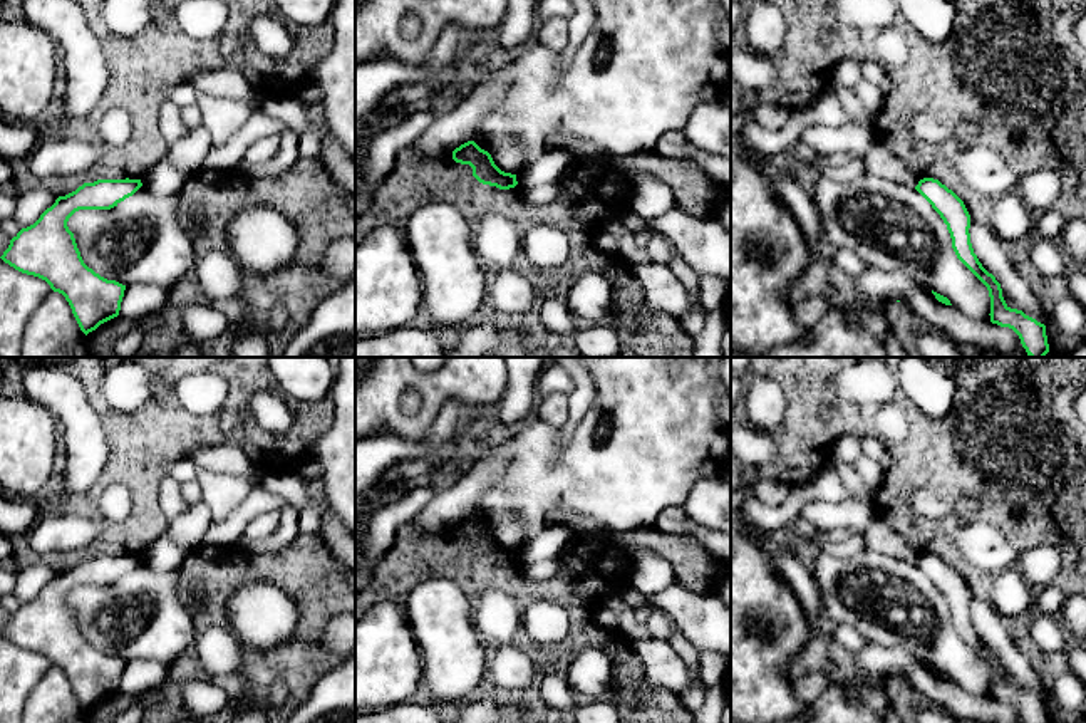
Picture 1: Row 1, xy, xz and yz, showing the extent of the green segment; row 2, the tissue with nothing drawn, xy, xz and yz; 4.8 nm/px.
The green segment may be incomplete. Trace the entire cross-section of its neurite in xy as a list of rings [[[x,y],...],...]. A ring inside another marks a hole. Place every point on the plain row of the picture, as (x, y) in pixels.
[[[129,554],[84,559],[59,572],[34,601],[22,604],[0,632],[62,669],[85,711],[119,691],[126,661],[101,653],[84,639],[67,597],[79,585],[111,585],[141,562],[141,555]]]

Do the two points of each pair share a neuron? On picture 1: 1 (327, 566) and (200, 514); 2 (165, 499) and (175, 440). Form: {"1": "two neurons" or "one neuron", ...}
{"1": "two neurons", "2": "two neurons"}

